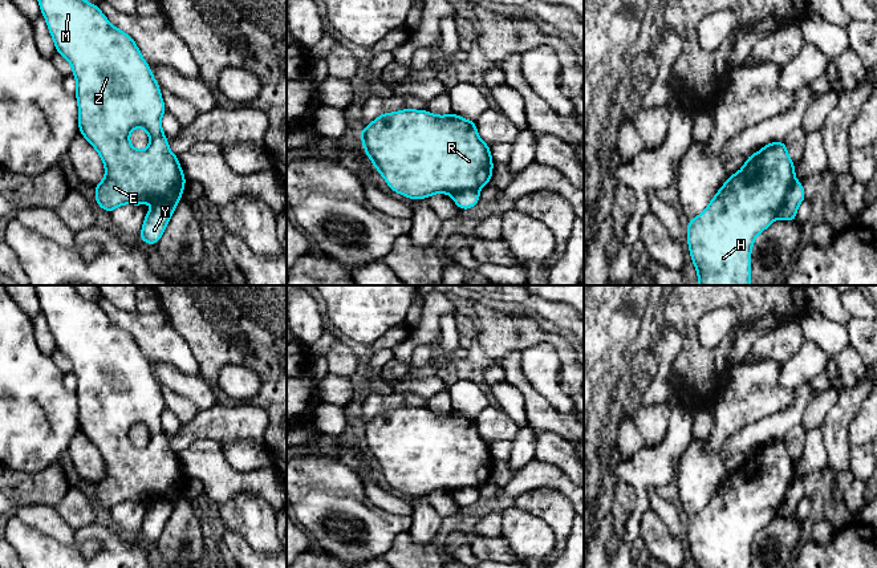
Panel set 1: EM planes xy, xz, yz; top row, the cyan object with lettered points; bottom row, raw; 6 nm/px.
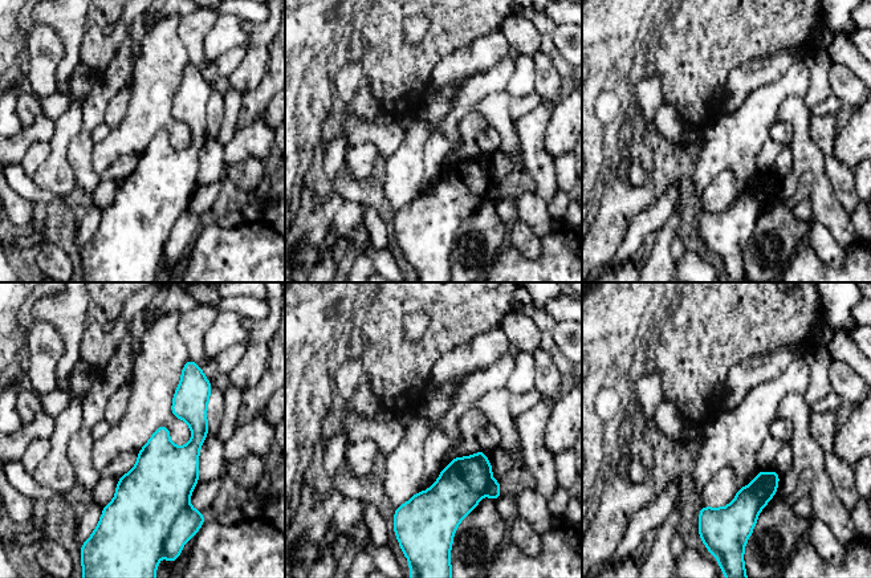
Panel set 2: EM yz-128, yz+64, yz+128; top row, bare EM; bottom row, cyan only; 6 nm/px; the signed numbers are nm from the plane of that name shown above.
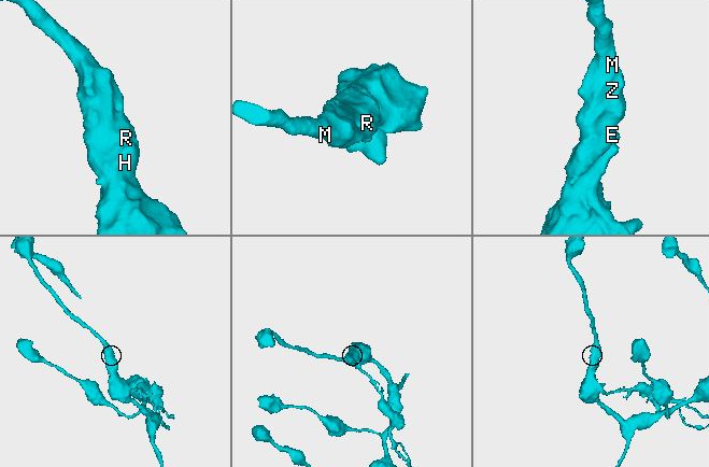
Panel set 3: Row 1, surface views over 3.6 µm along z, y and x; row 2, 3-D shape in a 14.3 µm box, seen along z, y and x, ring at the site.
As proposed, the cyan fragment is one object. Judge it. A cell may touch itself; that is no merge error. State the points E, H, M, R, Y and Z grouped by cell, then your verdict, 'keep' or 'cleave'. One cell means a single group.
E H M R Z / Y; cleave

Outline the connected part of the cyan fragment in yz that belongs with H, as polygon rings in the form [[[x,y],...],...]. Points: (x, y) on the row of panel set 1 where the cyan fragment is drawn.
[[[774,142],[747,157],[740,171],[728,177],[706,210],[689,220],[687,243],[699,285],[750,285],[755,238],[777,218],[795,182],[795,165],[785,143]]]

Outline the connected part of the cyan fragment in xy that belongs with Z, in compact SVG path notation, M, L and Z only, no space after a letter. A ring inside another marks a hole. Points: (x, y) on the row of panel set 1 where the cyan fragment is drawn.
M38 0L41 13L46 20L49 32L61 53L72 65L72 74L77 80L76 97L78 101L78 126L90 145L98 151L105 166L105 179L96 186L96 202L107 212L122 204L139 206L146 203L158 203L171 194L182 195L186 177L182 173L178 157L170 151L169 142L163 134L161 118L166 111L161 89L153 77L151 68L143 60L135 41L121 29L113 27L98 5L86 0ZM134 127L143 127L150 145L146 150L135 150L129 135Z

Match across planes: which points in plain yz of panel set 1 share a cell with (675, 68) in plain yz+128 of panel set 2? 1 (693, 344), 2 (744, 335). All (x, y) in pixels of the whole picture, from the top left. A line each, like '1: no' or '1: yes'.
1: yes
2: no

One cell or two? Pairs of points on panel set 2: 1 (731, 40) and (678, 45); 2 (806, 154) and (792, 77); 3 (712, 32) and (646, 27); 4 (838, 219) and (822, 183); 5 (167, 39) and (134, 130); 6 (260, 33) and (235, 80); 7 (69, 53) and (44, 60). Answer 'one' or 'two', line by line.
1: one
2: two
3: two
4: one
5: one
6: one
7: two

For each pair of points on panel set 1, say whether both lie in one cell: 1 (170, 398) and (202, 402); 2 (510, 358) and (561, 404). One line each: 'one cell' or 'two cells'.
1: two cells
2: two cells

